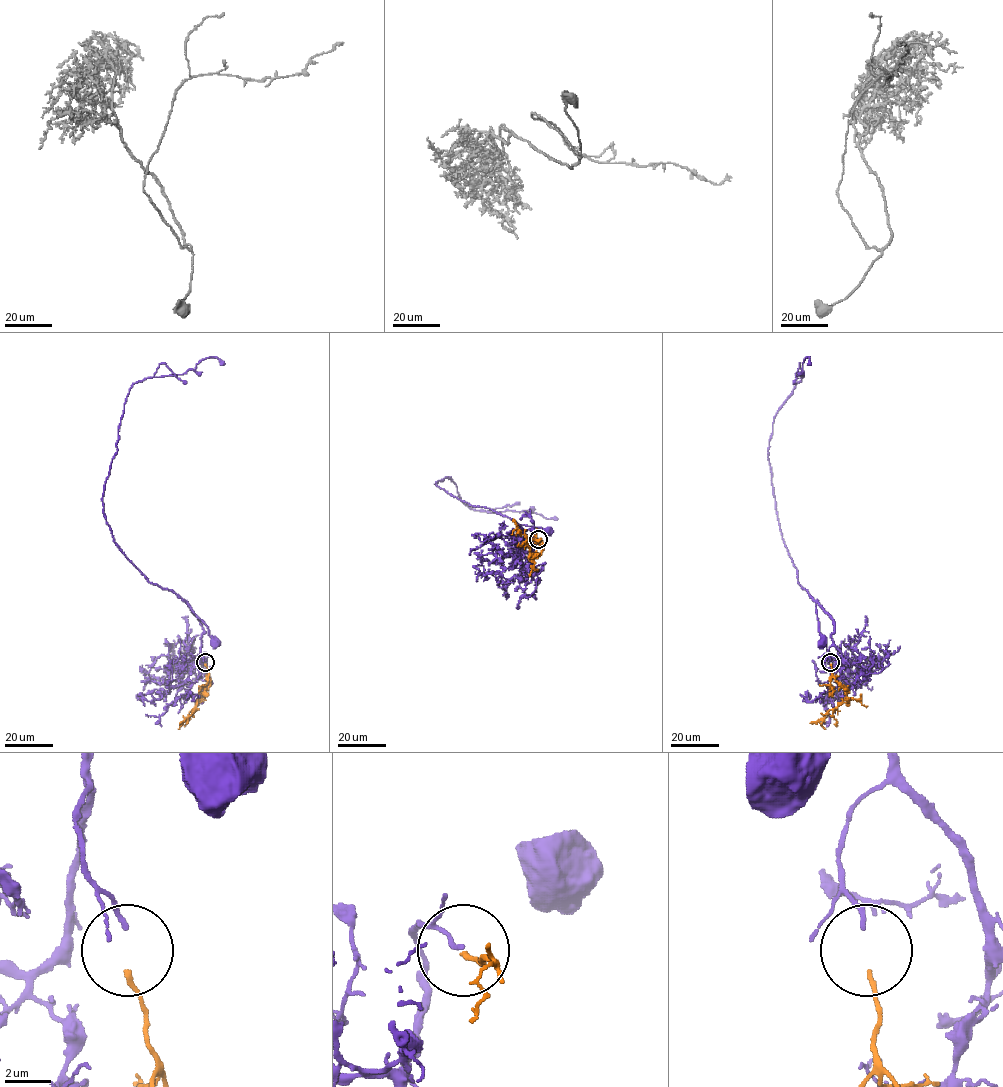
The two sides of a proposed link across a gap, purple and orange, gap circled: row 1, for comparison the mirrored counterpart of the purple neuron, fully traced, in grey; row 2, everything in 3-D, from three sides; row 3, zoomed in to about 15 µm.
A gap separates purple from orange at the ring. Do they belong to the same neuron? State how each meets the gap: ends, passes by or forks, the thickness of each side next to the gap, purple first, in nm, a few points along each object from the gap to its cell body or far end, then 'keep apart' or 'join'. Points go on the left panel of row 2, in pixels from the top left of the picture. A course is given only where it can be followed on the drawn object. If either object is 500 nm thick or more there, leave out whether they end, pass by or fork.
purple ends; orange ends; calibres 220 and 200 nm; course purple (205, 660), (200, 648), (204, 631), (187, 602), (207, 626), (211, 642), (216, 643); course orange (205, 664), (210, 685), (203, 691), (195, 710), (179, 724); join

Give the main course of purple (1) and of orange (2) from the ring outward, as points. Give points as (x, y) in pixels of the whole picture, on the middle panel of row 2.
1: (538, 539), (534, 536), (537, 543), (534, 543), (520, 526), (549, 530)
2: (538, 539), (543, 549), (534, 557), (529, 553), (528, 539), (512, 521)

